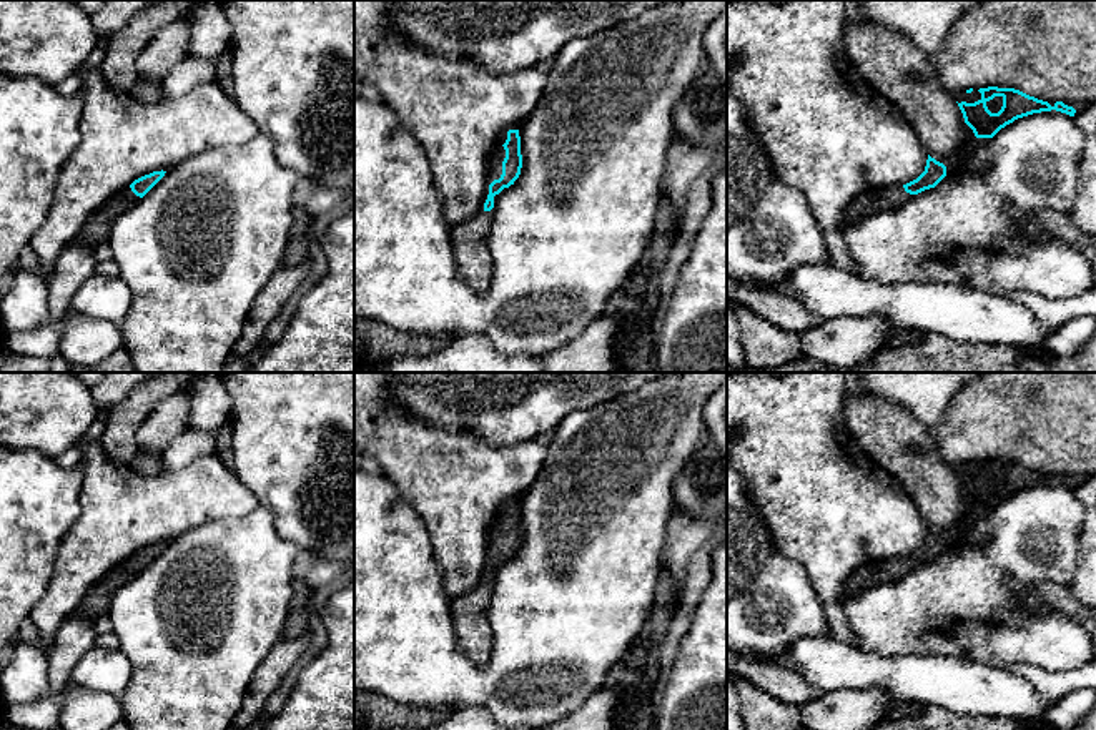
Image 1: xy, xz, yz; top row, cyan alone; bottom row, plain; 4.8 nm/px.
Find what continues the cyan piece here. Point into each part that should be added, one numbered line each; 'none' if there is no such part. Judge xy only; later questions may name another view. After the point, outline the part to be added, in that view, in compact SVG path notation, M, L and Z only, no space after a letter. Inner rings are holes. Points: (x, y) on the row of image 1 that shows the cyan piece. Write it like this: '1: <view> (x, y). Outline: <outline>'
1: xy (97, 228). Outline: M130 186L121 190L86 219L80 233L75 236L75 241L90 249L106 243L115 219L120 218L125 211L135 208L140 200L141 198L136 196Z

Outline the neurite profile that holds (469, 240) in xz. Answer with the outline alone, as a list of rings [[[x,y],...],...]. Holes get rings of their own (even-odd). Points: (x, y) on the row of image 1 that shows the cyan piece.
[[[482,211],[451,228],[457,273],[474,293],[487,293],[492,279],[491,213]]]

